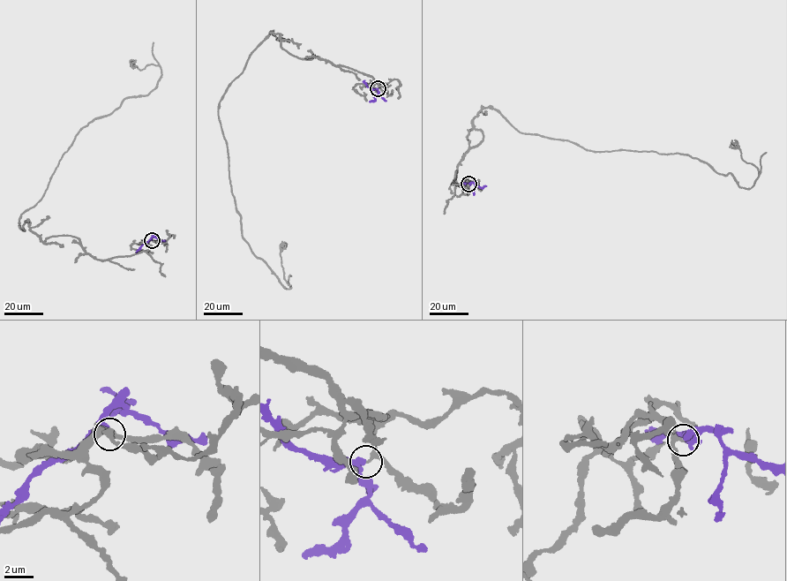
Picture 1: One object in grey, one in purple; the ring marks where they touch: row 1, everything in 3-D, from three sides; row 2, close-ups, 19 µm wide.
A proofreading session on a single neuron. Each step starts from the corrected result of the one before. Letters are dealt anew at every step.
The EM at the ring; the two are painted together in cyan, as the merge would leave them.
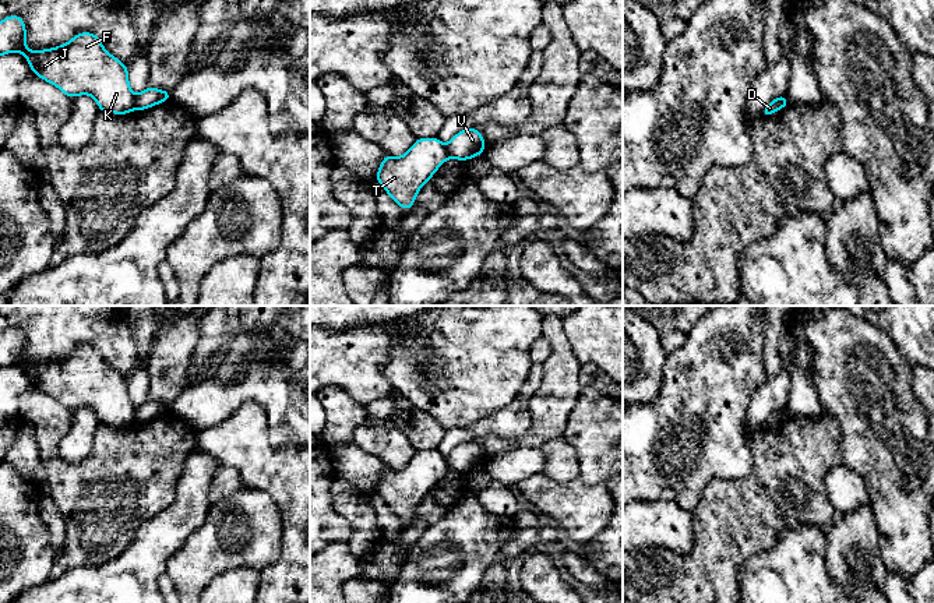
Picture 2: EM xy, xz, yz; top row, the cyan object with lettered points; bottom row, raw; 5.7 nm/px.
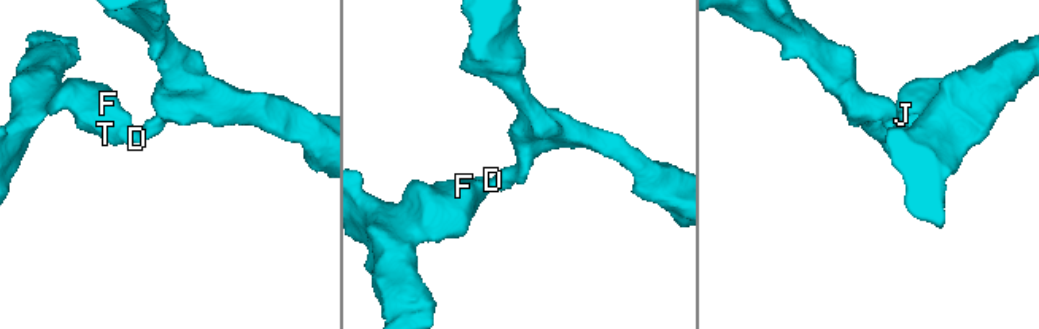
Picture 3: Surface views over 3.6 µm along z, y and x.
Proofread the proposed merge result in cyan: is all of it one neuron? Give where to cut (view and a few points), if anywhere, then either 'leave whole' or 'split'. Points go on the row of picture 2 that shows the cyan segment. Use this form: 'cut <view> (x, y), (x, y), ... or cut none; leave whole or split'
cut xy (134, 97), (136, 108); split

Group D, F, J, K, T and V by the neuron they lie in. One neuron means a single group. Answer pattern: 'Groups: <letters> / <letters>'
Groups: D V / F J K T

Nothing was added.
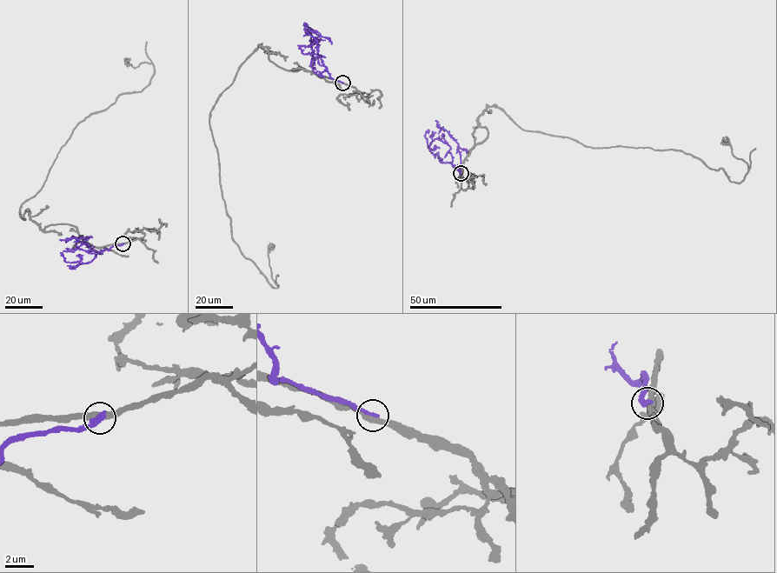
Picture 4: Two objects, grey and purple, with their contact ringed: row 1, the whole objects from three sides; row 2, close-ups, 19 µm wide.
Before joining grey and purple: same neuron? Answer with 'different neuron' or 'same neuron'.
different neuron

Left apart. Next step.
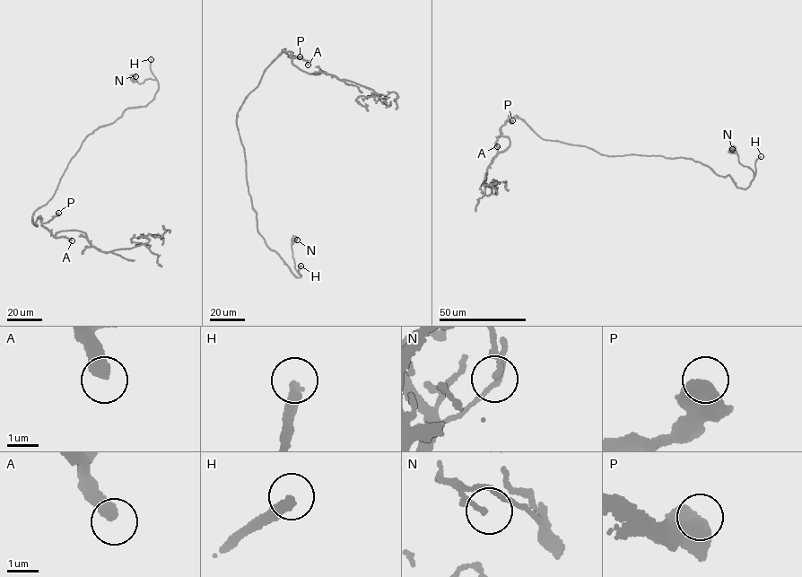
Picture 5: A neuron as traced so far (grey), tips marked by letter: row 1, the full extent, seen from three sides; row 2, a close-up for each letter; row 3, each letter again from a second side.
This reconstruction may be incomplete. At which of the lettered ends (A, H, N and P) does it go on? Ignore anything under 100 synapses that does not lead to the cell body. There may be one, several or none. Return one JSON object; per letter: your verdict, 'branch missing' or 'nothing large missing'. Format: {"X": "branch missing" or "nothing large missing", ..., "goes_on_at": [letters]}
{"A": "nothing large missing", "H": "branch missing", "N": "nothing large missing", "P": "nothing large missing", "goes_on_at": ["H"]}

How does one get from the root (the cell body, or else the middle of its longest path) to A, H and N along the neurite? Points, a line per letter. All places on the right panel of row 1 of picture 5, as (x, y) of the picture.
A: (587, 147), (541, 138), (525, 121), (514, 117), (501, 127), (496, 138), (497, 146)
H: (587, 147), (612, 156), (693, 159), (719, 175), (728, 175), (737, 187), (745, 188), (761, 156)
N: (587, 147), (612, 156), (693, 159), (719, 175), (728, 175), (737, 187), (745, 188), (754, 174), (732, 149)

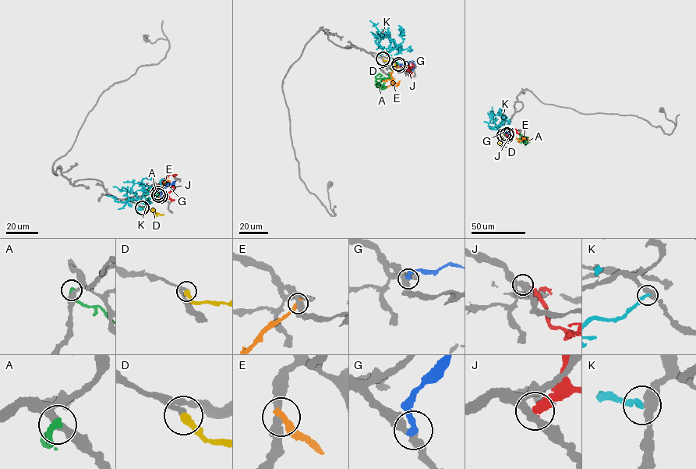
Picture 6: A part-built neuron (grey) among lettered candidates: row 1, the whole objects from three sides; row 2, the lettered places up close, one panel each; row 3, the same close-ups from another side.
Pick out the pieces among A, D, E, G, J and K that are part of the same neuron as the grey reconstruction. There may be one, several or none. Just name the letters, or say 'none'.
D

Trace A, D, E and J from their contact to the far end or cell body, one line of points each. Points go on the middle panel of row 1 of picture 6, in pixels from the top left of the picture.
A: (397, 63), (390, 76), (376, 83), (383, 86), (381, 88), (385, 83)
D: (383, 58), (392, 62), (397, 71)
E: (399, 65), (390, 76), (392, 84), (398, 83), (393, 86)
J: (397, 63), (408, 65), (411, 76)

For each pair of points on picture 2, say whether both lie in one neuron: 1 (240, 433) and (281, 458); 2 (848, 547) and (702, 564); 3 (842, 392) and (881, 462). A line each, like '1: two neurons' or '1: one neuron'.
1: one neuron
2: two neurons
3: one neuron

